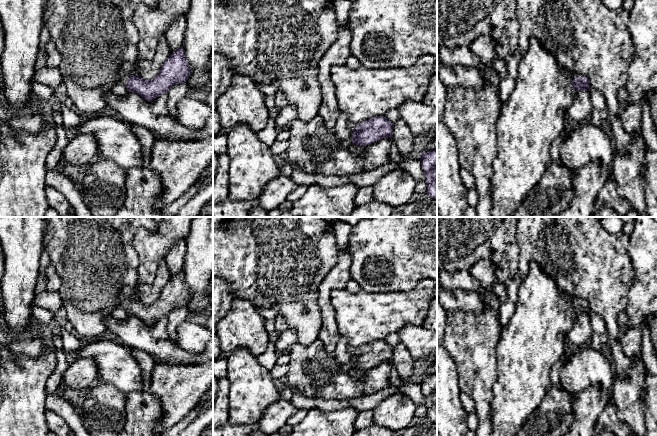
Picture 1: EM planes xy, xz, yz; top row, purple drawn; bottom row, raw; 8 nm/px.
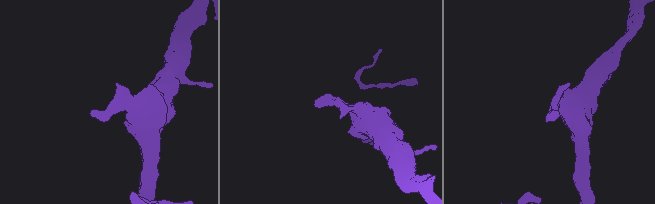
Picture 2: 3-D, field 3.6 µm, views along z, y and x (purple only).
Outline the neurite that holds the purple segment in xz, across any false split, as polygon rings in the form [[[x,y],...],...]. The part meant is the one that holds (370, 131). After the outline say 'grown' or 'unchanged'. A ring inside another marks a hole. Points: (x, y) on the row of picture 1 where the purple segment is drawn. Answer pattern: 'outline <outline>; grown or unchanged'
outline [[[338,109],[335,133],[340,140],[351,138],[351,145],[363,147],[381,139],[391,137],[393,123],[389,122],[384,116],[381,116],[364,121],[356,128],[350,129],[347,125],[346,114]]]; grown

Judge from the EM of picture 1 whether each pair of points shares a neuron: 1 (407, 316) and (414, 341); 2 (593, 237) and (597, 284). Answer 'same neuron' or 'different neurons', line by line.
1: different neurons
2: same neuron

